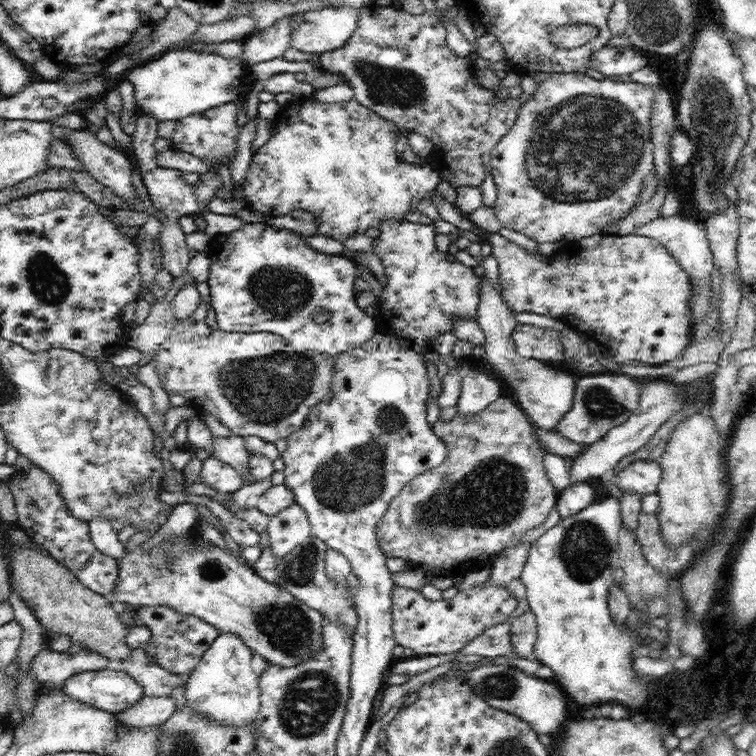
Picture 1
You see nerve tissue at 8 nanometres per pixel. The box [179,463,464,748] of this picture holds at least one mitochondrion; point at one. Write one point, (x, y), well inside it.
(308, 704)

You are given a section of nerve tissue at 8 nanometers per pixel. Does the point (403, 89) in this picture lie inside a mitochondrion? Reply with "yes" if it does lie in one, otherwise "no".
yes

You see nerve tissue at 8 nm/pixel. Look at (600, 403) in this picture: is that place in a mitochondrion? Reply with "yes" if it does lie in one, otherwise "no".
yes

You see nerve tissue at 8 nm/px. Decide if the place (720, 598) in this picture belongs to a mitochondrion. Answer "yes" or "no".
no

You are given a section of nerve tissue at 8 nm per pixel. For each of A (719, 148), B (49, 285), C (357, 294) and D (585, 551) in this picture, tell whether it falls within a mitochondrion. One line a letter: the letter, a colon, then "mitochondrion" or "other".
A: mitochondrion
B: mitochondrion
C: other
D: mitochondrion

